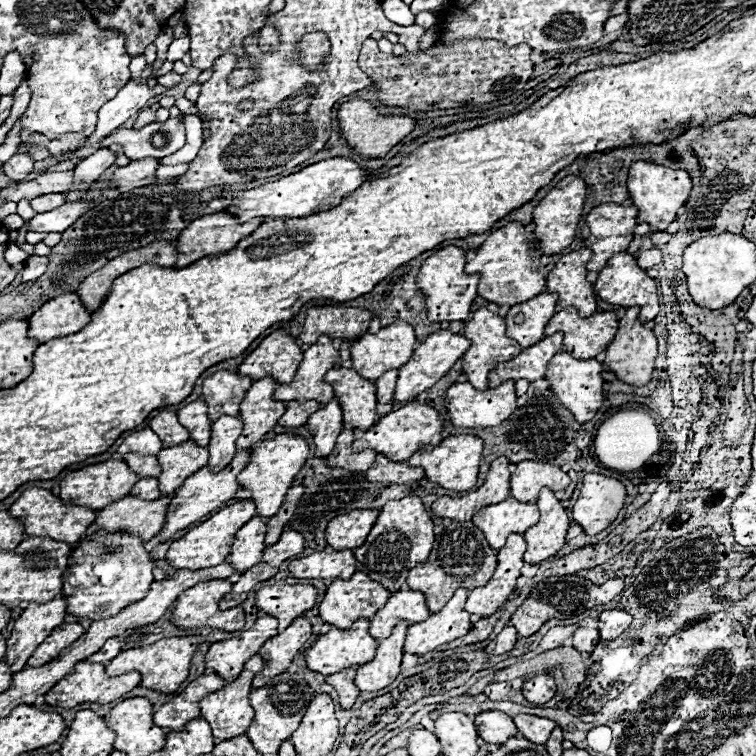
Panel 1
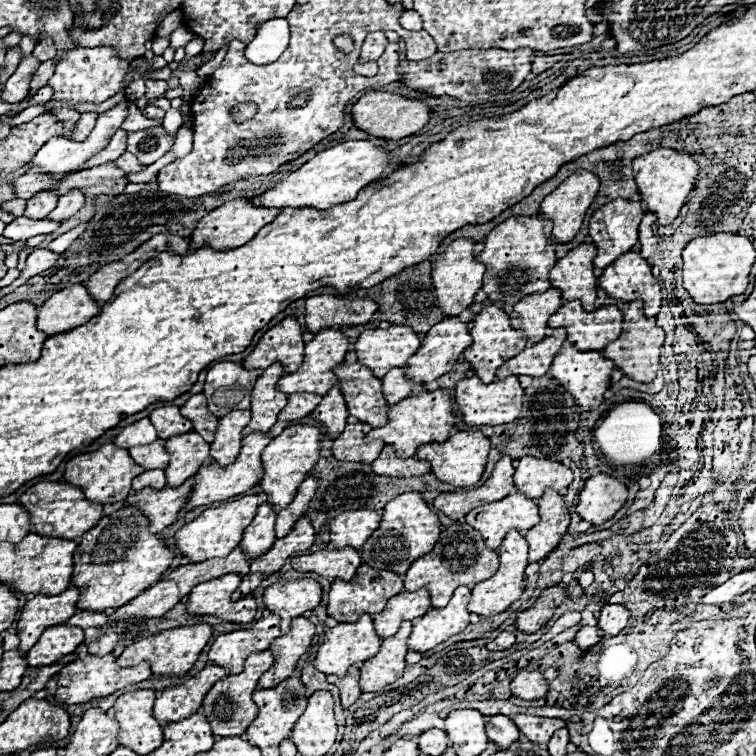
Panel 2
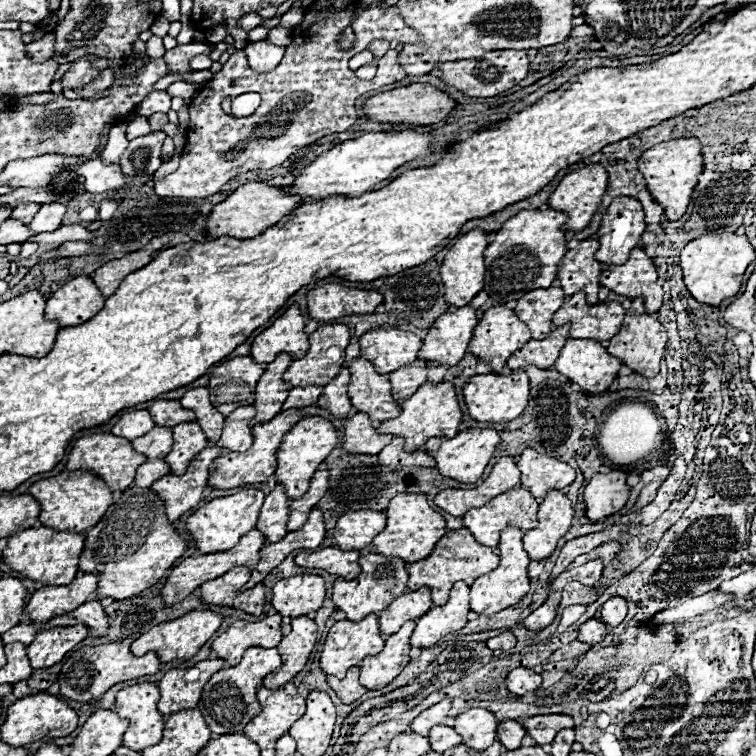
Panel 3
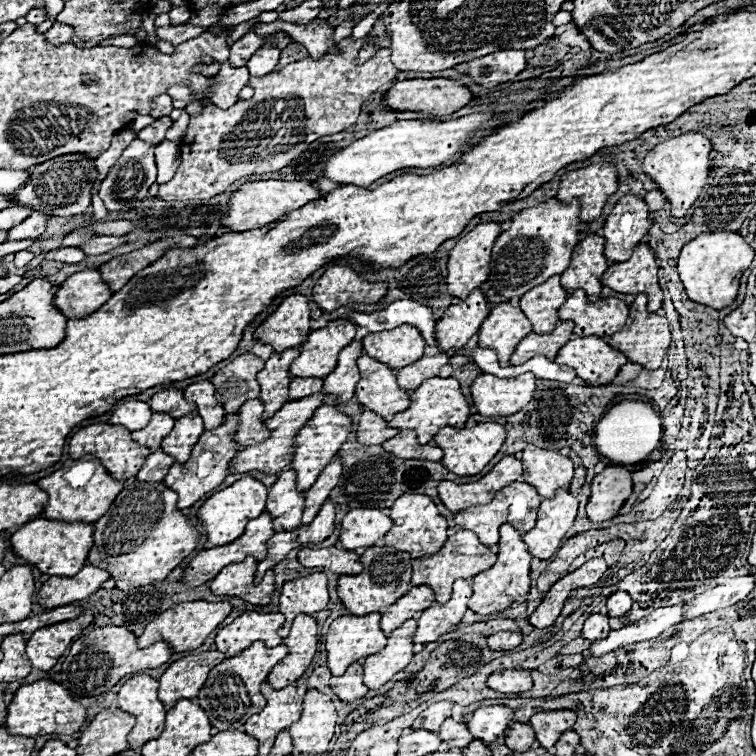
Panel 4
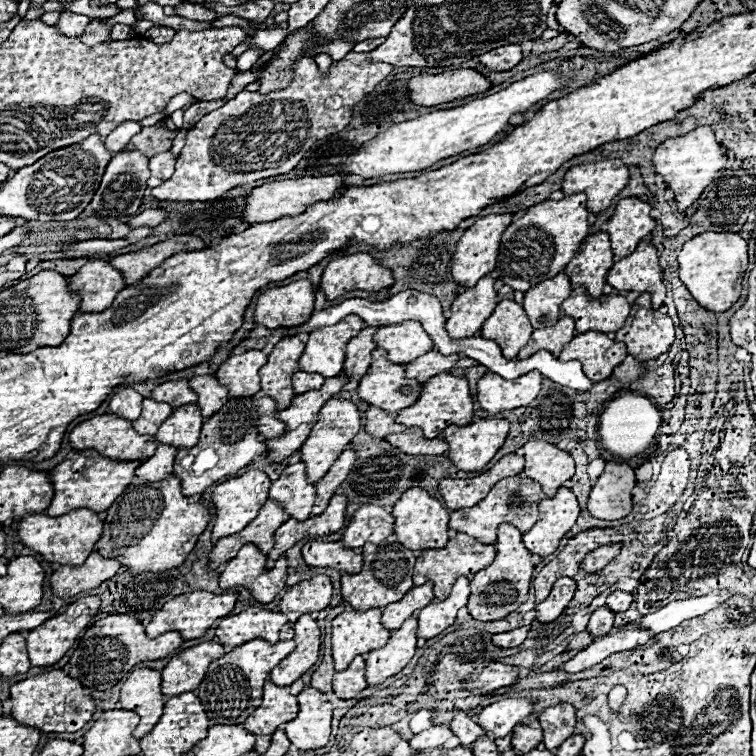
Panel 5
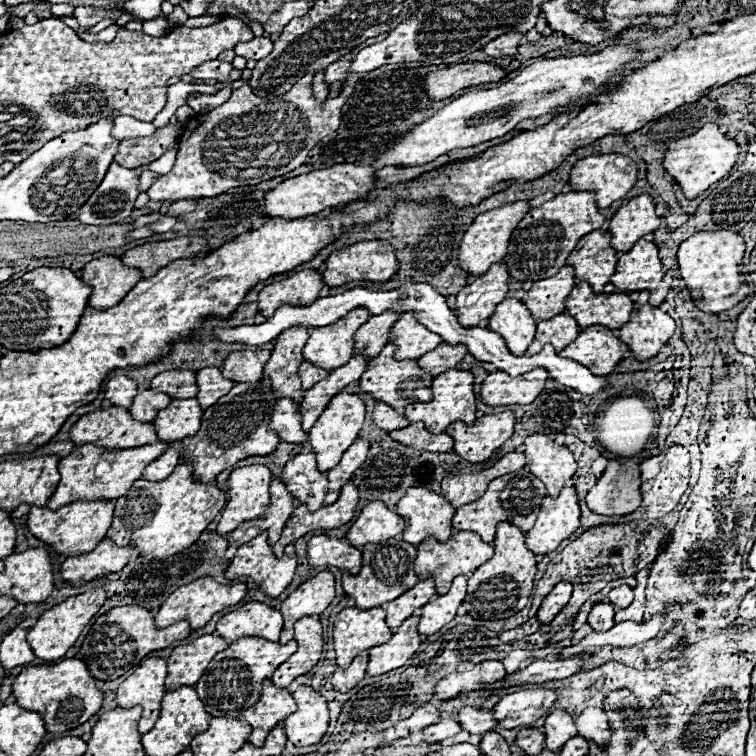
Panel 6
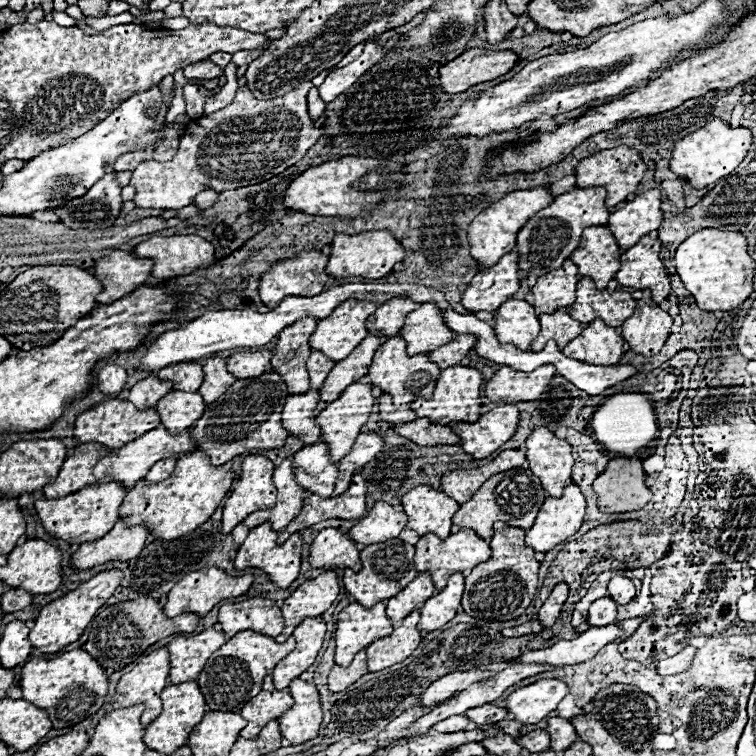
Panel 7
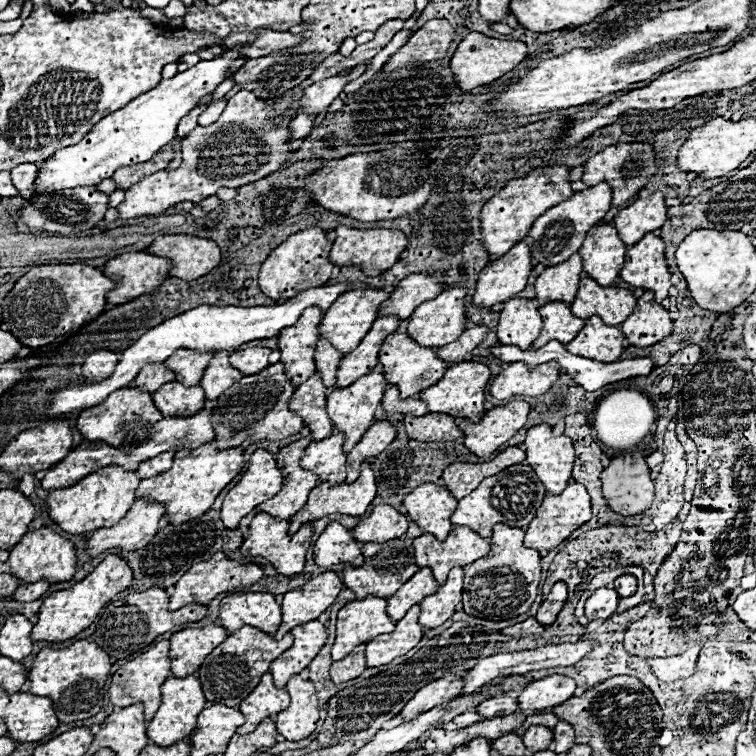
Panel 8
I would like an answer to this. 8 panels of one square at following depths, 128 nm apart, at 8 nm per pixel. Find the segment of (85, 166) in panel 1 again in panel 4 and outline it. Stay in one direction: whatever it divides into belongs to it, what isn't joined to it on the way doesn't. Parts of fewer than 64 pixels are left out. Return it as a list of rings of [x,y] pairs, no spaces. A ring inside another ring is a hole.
[[[32,212],[30,218],[26,218],[22,224],[14,226],[10,230],[10,240],[24,240],[24,238],[38,238],[40,234],[46,232],[48,228],[48,218],[46,214],[40,214],[40,212]]]

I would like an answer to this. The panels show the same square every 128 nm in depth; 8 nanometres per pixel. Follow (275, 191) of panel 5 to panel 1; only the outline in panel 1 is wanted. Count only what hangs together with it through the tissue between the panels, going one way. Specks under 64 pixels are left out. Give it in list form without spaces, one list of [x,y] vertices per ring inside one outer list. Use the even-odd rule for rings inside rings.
[[[218,212],[218,214],[210,214],[194,220],[176,238],[178,260],[174,264],[174,270],[186,268],[198,258],[204,258],[210,254],[228,252],[244,236],[250,236],[262,222],[264,220],[250,220],[246,224],[238,224],[228,212]]]

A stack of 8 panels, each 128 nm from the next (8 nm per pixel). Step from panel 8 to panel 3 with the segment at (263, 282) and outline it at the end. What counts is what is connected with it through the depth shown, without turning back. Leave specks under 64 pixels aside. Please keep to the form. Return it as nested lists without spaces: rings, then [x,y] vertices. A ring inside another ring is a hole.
[[[290,306],[270,328],[252,342],[252,358],[258,364],[270,364],[278,354],[288,352],[294,360],[308,352],[308,336],[304,334],[304,318],[298,306]]]

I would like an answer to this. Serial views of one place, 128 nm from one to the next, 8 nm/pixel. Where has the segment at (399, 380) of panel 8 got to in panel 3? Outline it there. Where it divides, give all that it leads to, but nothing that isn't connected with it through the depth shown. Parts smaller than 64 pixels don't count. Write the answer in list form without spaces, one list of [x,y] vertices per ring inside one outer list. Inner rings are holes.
[[[368,360],[346,362],[352,378],[348,384],[348,396],[358,412],[364,412],[374,422],[384,422],[398,416],[400,406],[390,396],[390,382],[384,374],[378,374]]]

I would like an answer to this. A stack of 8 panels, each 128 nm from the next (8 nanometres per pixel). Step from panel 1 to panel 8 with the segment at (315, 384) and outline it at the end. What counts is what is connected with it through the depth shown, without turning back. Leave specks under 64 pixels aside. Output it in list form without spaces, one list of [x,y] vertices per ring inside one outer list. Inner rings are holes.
[[[358,288],[358,290],[350,290],[346,294],[342,294],[324,312],[324,318],[318,326],[320,338],[328,340],[340,354],[350,354],[362,342],[362,336],[366,336],[366,332],[374,324],[376,314],[378,314],[378,306],[382,304],[382,300],[386,300],[386,296],[390,296],[390,294],[384,290],[372,290],[372,288]]]

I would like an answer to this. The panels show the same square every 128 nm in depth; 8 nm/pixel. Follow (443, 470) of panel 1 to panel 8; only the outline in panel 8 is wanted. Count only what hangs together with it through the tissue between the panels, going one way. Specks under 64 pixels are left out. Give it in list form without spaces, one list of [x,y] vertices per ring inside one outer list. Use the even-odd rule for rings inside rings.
[[[508,402],[488,410],[480,424],[460,420],[464,446],[476,456],[490,456],[526,424],[528,410],[526,402]]]

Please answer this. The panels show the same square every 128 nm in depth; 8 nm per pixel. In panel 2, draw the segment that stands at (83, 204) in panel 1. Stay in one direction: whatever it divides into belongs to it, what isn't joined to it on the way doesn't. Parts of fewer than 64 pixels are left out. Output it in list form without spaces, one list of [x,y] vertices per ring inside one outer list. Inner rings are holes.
[[[20,216],[16,218],[14,222],[10,222],[6,228],[4,228],[4,238],[10,238],[14,242],[18,240],[28,240],[32,236],[38,236],[38,234],[50,234],[54,232],[56,228],[60,226],[60,222],[54,222],[50,218],[40,218],[40,220],[34,220],[34,218],[26,218],[26,216]]]

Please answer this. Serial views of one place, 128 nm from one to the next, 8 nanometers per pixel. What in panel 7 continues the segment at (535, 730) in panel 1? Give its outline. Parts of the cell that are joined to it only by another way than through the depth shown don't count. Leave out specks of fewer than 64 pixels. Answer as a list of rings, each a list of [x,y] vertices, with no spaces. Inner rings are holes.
[[[560,716],[548,718],[546,732],[550,734],[550,750],[554,750],[554,752],[564,752],[578,738],[570,720],[560,718]]]

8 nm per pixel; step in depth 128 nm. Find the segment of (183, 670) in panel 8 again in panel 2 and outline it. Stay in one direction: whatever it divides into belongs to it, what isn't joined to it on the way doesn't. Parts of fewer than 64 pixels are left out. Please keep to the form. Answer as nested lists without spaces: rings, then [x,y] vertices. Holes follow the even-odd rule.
[[[206,664],[206,668],[198,672],[194,678],[190,678],[186,684],[162,690],[154,702],[154,718],[162,724],[168,724],[170,720],[184,720],[186,716],[192,716],[200,710],[206,692],[224,676],[224,668]]]

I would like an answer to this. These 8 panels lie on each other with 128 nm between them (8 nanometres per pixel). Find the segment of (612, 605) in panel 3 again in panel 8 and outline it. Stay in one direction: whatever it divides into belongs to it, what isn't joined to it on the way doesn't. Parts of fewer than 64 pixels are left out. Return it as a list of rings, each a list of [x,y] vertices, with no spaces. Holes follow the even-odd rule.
[[[630,574],[618,576],[618,578],[614,580],[614,590],[618,592],[620,598],[628,598],[628,596],[636,594],[636,578],[630,576]]]

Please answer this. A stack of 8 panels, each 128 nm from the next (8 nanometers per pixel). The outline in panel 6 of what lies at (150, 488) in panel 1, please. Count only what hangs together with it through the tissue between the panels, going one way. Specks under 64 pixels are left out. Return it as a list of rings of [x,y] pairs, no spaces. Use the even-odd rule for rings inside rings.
[[[168,448],[162,456],[158,456],[154,462],[150,462],[144,472],[142,472],[142,478],[146,480],[166,480],[166,476],[170,476],[170,472],[178,466],[178,450],[176,448]]]

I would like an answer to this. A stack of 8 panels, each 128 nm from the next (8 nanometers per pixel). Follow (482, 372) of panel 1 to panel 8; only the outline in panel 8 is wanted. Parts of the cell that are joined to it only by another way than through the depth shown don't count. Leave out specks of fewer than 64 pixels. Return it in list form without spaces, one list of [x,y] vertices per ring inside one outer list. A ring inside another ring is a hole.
[[[512,298],[504,302],[504,310],[500,312],[498,322],[498,342],[500,344],[516,344],[526,350],[538,338],[542,330],[542,316],[538,316],[538,308],[528,298]]]

